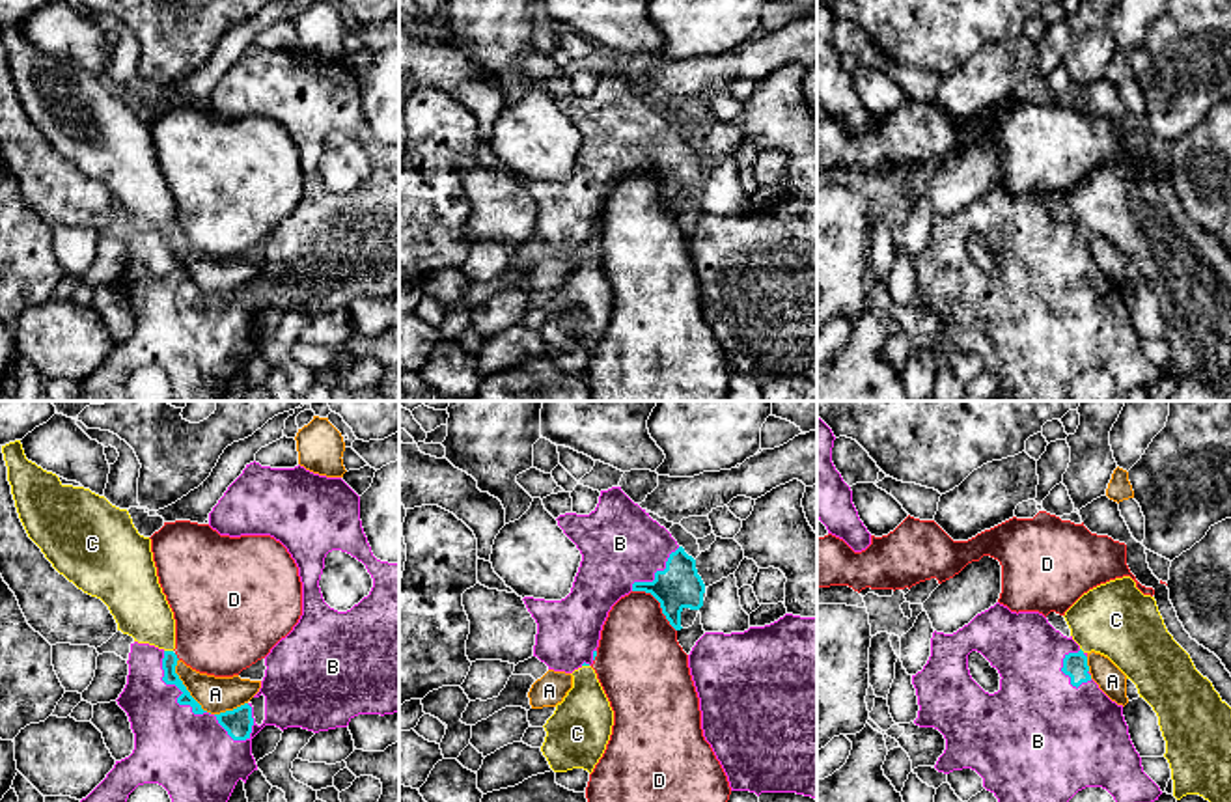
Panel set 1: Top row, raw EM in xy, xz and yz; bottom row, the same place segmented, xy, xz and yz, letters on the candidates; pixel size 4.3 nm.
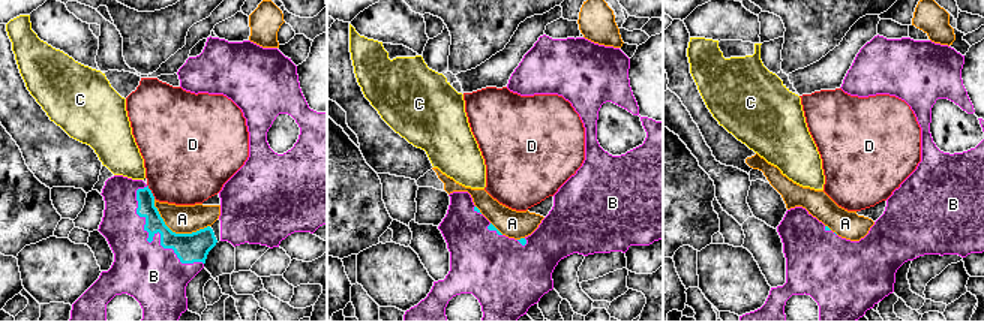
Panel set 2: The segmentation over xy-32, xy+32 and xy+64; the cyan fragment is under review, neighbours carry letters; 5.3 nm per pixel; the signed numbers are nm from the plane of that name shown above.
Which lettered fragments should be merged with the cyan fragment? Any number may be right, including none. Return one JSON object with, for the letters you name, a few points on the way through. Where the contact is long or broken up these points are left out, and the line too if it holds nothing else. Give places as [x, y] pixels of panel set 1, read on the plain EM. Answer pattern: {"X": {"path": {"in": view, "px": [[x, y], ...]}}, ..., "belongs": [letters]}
{"belongs": ["B"]}

